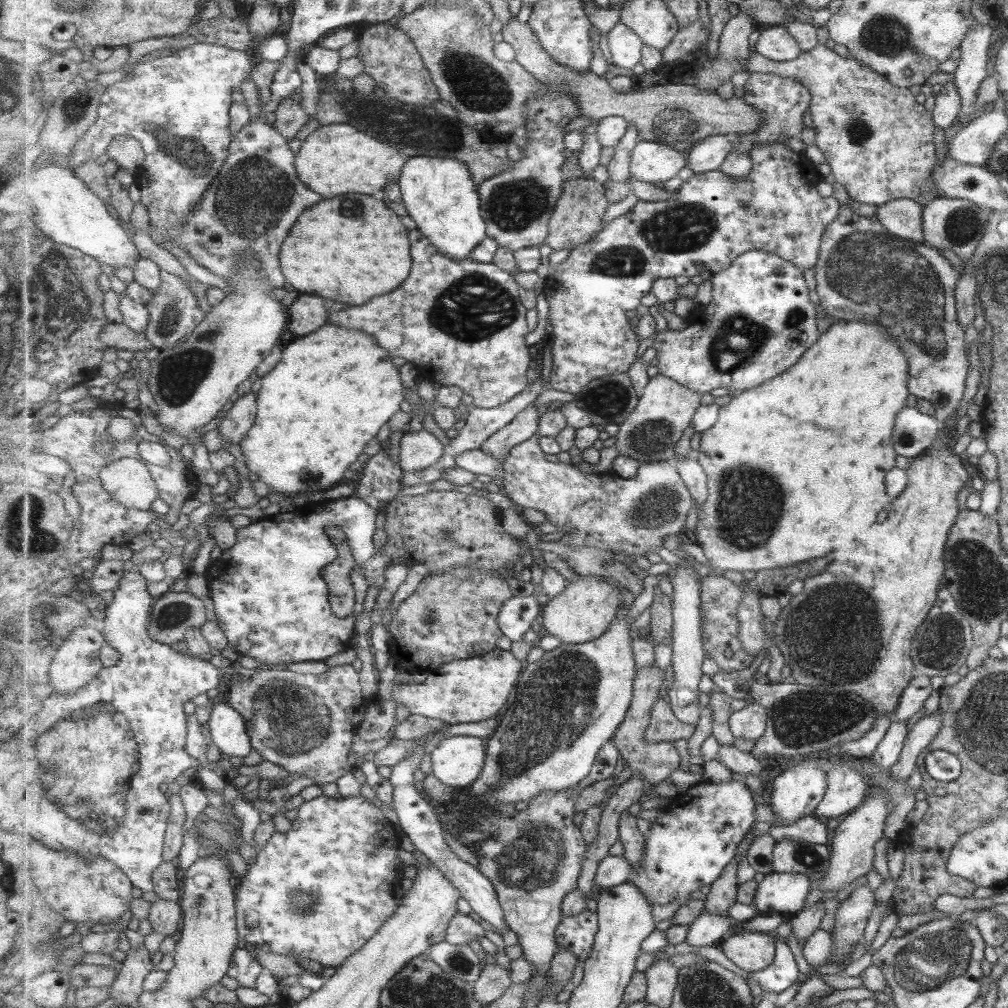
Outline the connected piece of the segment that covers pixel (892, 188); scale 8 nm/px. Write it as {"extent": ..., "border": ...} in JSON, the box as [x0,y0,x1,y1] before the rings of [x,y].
{"extent":[747,45,937,207],"border":[[[817,45],[813,50],[802,51],[800,58],[776,62],[756,50],[747,58],[747,72],[778,74],[804,84],[811,93],[810,114],[815,130],[815,145],[824,153],[835,182],[844,185],[848,196],[857,202],[876,207],[888,201],[903,198],[923,206],[936,196],[930,180],[932,166],[937,164],[937,130],[933,124],[933,111],[925,108],[920,95],[913,96],[913,88],[898,87],[877,71],[859,64],[851,57],[840,58],[833,49]]]}

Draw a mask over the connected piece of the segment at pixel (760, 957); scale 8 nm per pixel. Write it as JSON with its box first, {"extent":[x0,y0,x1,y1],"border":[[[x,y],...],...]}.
{"extent":[721,932,778,972],"border":[[[738,932],[721,943],[724,954],[741,970],[759,972],[774,963],[778,937],[771,932]]]}

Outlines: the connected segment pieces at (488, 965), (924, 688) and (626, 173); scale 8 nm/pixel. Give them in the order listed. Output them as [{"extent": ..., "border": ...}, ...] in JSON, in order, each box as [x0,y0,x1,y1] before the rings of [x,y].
[{"extent":[475,960,511,1006],"border":[[[490,960],[484,963],[481,976],[476,980],[475,998],[484,1006],[490,1005],[501,998],[511,985],[510,971]]]},{"extent":[891,675,931,720],"border":[[[915,675],[908,686],[904,688],[898,707],[891,714],[891,720],[907,720],[913,716],[923,706],[923,702],[931,694],[931,690],[931,682],[928,676]]]},{"extent":[607,125,644,183],"border":[[[629,125],[625,136],[621,137],[620,143],[616,146],[616,153],[613,160],[608,164],[610,173],[610,180],[607,183],[612,182],[623,182],[627,178],[631,177],[631,163],[634,148],[643,140],[644,138],[640,135],[637,125]]]}]

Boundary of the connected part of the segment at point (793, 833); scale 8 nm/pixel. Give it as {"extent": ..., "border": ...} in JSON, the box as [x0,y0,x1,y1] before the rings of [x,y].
{"extent":[768,816,827,844],"border":[[[809,816],[792,826],[772,826],[768,834],[775,842],[784,840],[806,840],[813,844],[825,844],[827,840],[826,822],[819,817]]]}

